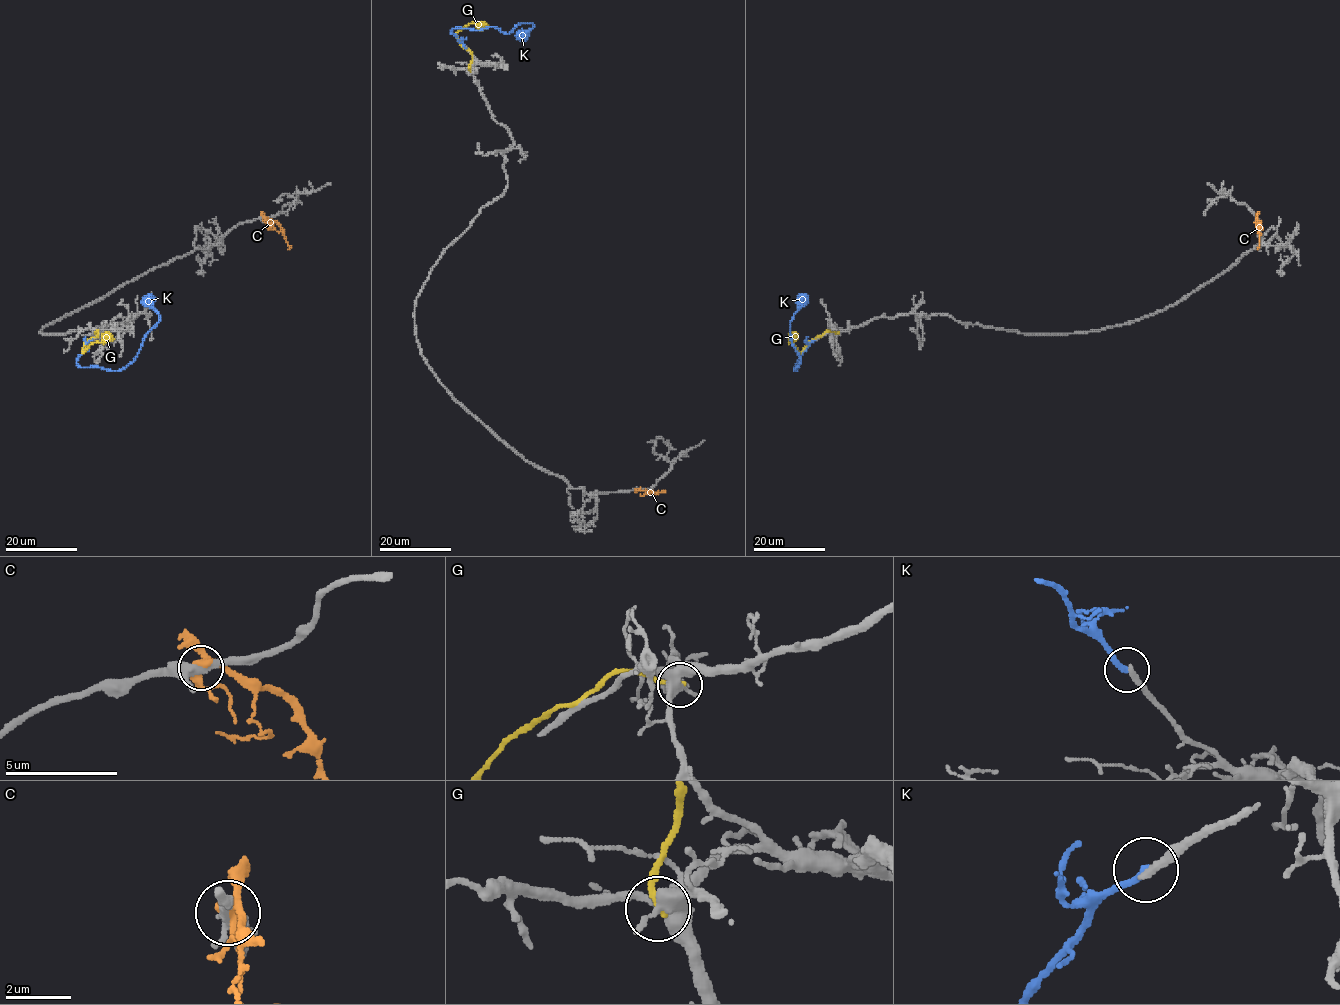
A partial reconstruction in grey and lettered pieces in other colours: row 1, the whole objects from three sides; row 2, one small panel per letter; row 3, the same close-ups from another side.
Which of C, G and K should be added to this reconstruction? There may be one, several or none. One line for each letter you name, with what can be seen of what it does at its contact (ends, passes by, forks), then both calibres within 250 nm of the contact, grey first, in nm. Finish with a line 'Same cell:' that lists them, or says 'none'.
Same cell: none

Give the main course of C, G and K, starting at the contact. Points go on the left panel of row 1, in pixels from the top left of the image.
C: (264, 218), (274, 220), (279, 225), (288, 249)
G: (95, 333), (96, 330), (96, 335), (86, 341), (82, 351), (110, 333)
K: (92, 340), (79, 355), (78, 365), (114, 371), (128, 366), (146, 334), (159, 319), (145, 296)

